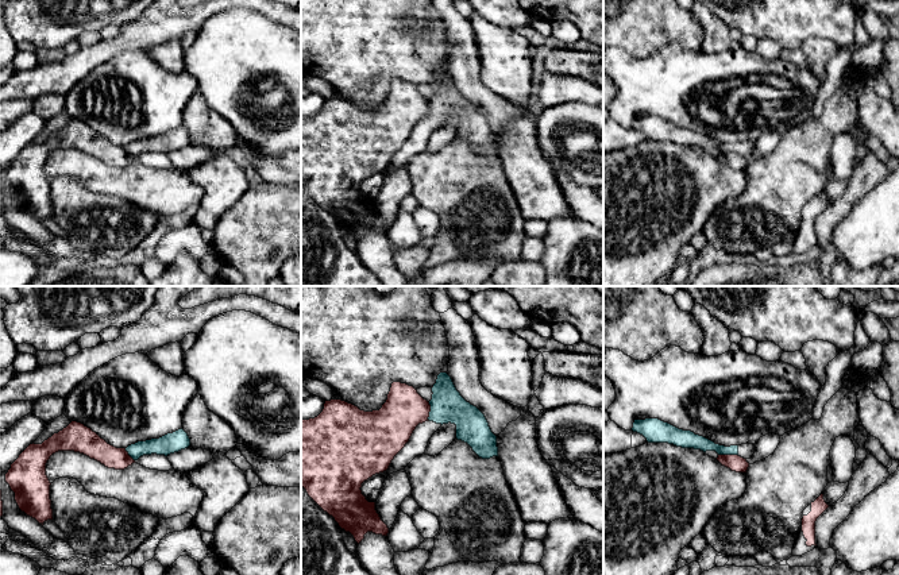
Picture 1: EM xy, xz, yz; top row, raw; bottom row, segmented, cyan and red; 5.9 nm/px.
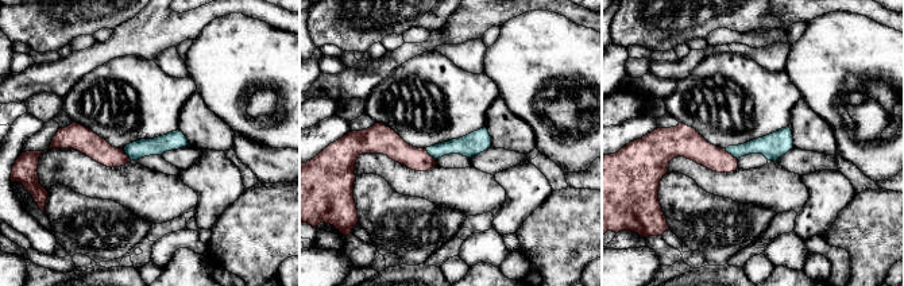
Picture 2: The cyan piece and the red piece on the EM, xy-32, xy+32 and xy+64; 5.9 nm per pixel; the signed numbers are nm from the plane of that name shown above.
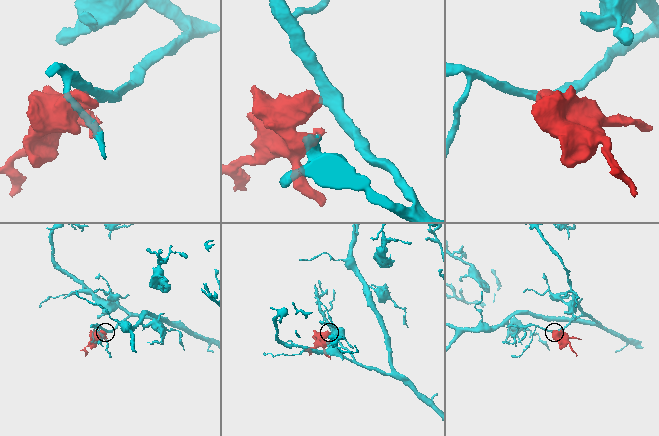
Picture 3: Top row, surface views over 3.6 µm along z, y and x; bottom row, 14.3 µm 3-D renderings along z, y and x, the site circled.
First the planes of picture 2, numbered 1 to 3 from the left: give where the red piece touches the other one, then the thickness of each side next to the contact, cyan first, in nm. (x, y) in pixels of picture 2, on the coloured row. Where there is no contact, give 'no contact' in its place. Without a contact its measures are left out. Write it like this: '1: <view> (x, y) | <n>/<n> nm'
1: xy-32 (128, 155) | 110/140 nm
2: xy+32 (429, 154) | 130/150 nm
3: xy+64 (731, 154) | 150/170 nm

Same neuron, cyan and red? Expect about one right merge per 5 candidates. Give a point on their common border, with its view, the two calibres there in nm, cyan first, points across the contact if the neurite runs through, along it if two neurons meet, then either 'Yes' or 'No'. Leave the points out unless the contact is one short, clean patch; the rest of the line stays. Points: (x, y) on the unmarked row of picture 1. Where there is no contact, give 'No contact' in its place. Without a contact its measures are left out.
Touches cyan at yz (728, 151). Thickness 100 nm (cyan) against 100 nm. Boundary: yz (718, 151), (737, 153). No

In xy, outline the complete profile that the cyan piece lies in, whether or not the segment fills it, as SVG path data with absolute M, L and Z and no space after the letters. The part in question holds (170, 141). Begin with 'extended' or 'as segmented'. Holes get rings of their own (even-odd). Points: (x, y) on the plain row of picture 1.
as segmented; M181 126L173 131L167 131L159 136L151 136L146 139L138 139L126 146L128 153L138 158L143 153L170 153L185 147L190 143L190 136L188 131Z

